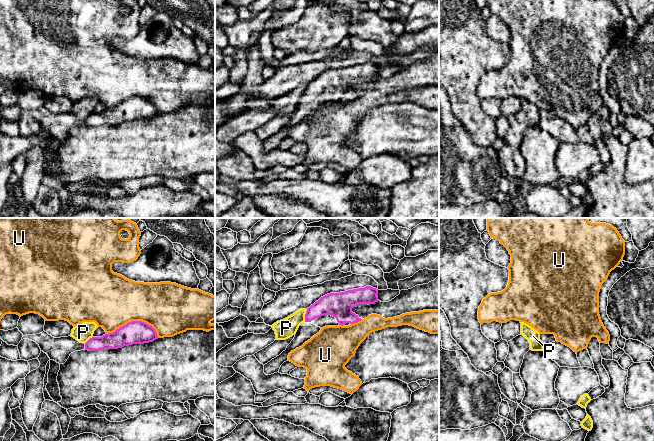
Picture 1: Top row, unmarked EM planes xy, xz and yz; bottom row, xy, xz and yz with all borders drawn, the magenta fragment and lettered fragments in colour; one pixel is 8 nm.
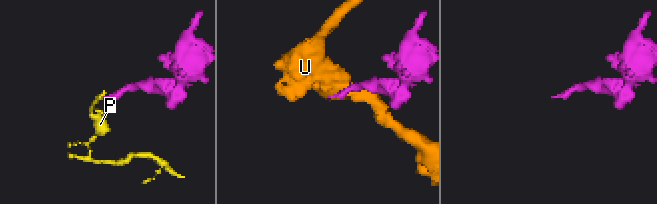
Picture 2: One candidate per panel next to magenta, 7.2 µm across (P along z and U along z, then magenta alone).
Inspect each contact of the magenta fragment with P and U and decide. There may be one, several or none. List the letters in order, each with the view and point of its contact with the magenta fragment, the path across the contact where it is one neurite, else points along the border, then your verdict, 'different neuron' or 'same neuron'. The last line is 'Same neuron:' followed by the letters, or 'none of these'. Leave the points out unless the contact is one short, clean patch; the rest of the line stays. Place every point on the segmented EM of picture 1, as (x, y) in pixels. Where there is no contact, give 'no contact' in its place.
P: xz (305, 315) | along xz (307, 309), (304, 321) | different neuron
U: xy (134, 321) | different neuron
Same neuron: none of these

